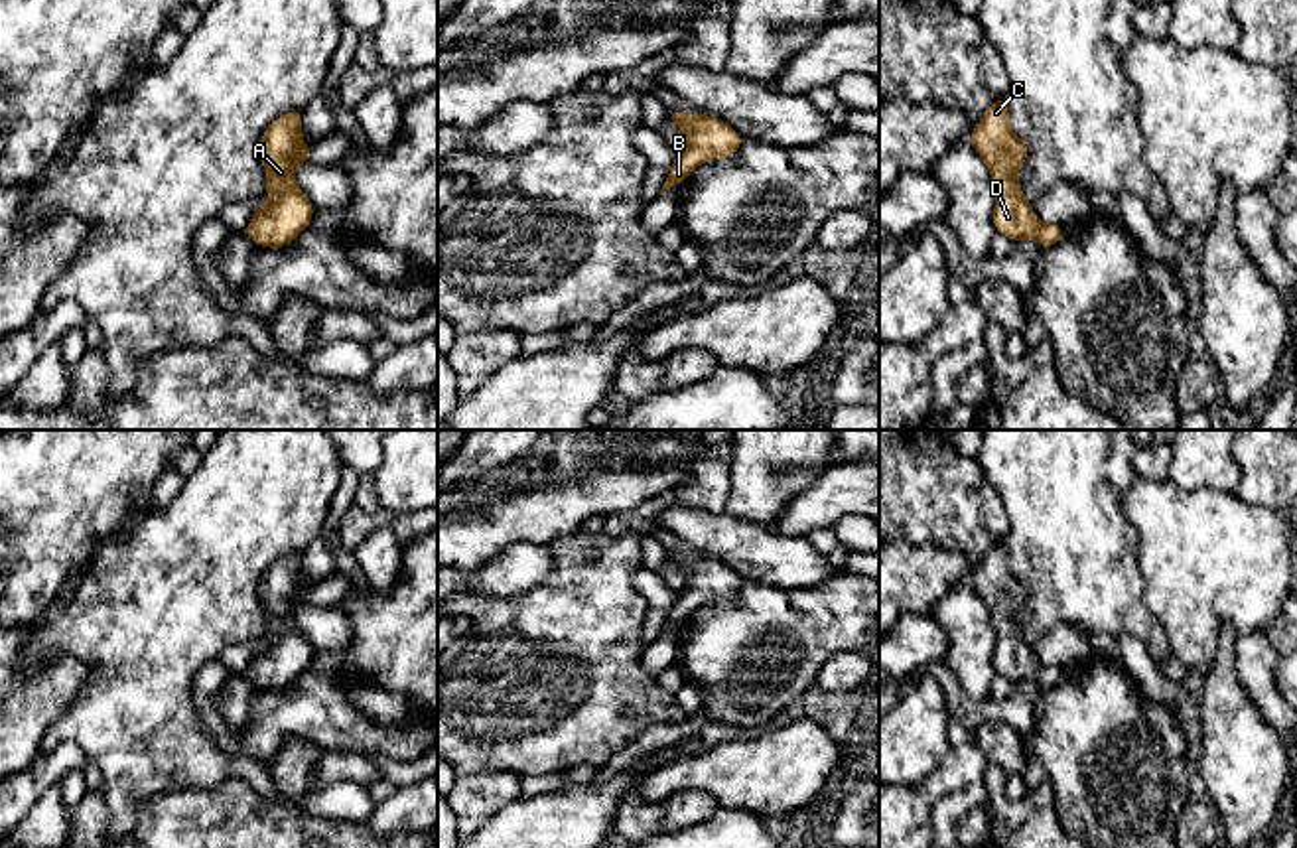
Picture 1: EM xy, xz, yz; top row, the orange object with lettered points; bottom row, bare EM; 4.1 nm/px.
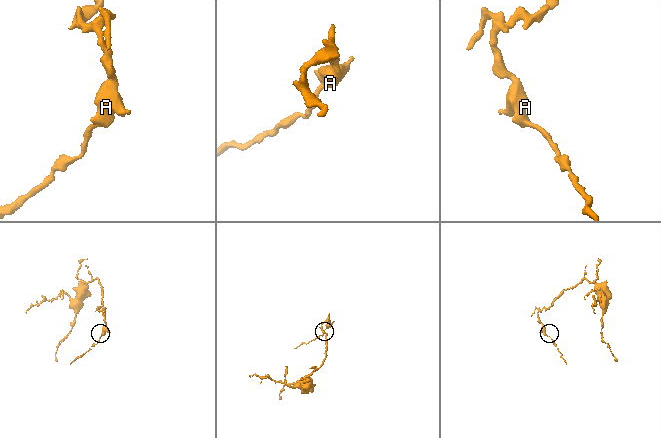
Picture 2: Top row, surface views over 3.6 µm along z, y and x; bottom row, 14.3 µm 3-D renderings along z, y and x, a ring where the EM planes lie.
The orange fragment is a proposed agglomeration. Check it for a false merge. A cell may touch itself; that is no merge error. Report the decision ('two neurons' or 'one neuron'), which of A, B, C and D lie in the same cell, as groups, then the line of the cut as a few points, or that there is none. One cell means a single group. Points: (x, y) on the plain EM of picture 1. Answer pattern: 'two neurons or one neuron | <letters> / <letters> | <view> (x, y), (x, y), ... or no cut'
one neuron | A B C D | no cut

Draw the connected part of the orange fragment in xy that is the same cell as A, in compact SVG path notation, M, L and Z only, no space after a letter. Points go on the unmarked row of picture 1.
M302 552L284 554L258 586L266 615L268 643L250 659L244 676L260 688L282 690L309 669L313 647L296 627L298 609L311 601L311 592L300 582Z

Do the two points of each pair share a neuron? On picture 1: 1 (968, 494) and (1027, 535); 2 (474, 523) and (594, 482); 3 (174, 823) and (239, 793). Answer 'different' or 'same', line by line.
1: different
2: same
3: same

